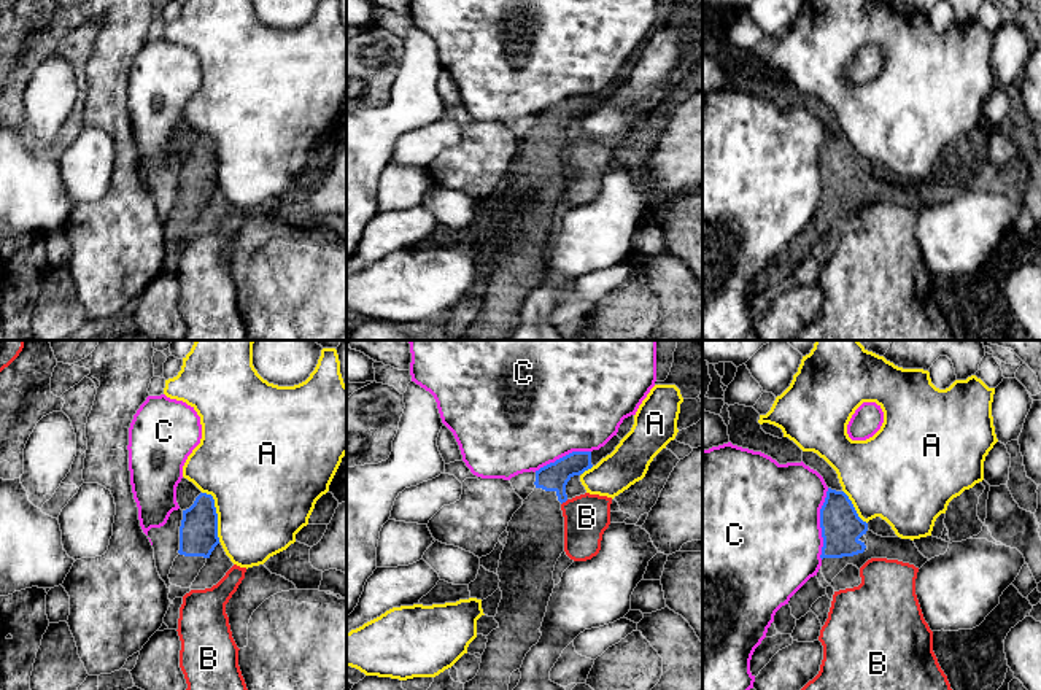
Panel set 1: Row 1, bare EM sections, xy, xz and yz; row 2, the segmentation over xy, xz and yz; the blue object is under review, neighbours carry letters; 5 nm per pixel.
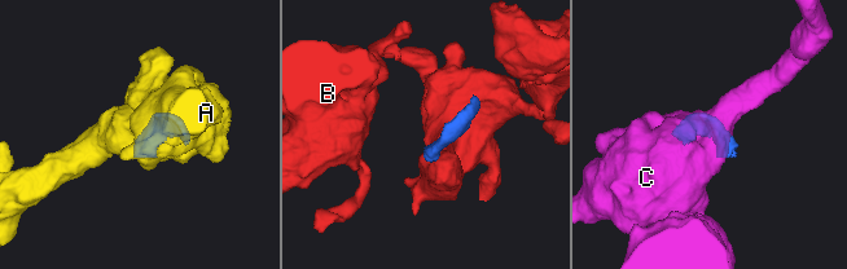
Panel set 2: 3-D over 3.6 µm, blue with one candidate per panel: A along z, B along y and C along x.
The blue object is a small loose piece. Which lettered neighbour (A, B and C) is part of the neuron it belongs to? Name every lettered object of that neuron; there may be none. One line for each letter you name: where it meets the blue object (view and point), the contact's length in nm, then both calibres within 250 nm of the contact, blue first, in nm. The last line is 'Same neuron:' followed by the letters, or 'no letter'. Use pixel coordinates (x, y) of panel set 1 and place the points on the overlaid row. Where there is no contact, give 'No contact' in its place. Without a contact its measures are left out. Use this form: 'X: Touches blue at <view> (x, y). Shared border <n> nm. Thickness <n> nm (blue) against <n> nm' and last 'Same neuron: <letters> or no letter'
Same neuron: no letter

